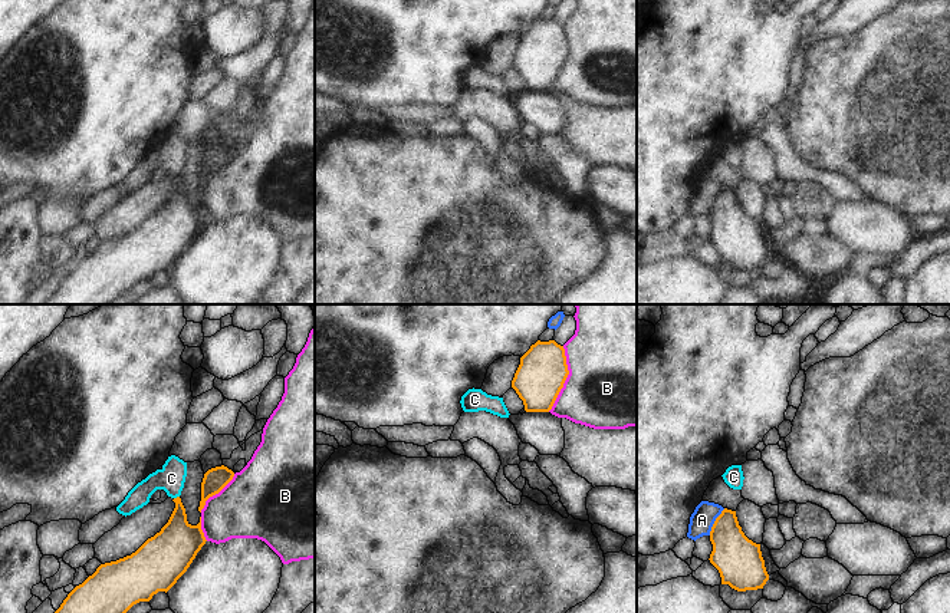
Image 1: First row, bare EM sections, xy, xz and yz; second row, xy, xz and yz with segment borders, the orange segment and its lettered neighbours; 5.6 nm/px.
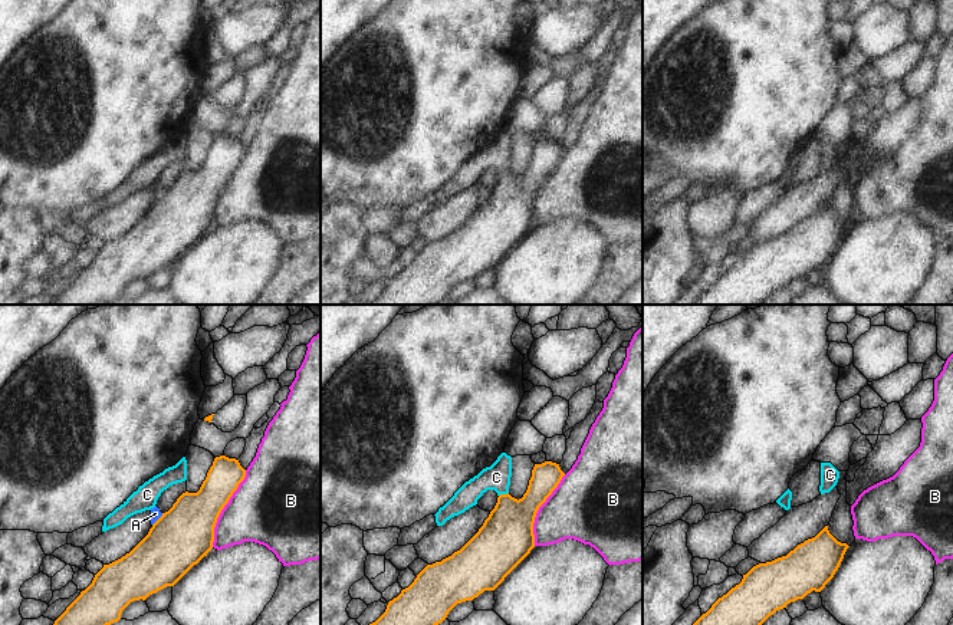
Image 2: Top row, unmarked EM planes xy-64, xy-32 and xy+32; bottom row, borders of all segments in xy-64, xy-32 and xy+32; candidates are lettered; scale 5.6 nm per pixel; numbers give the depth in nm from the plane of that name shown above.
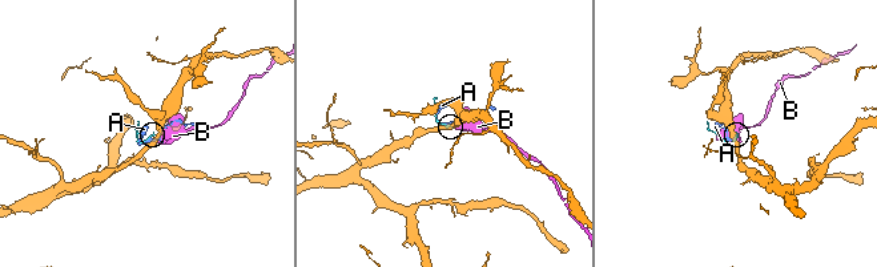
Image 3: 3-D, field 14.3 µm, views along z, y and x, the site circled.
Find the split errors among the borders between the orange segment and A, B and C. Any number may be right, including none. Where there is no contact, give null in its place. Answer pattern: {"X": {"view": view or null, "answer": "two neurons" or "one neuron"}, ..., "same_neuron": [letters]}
{"A": {"view": "yz", "answer": "two neurons"}, "B": {"view": "xz", "answer": "two neurons"}, "C": {"view": "xy", "answer": "one neuron"}, "same_neuron": ["C"]}

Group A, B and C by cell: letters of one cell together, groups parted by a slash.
A / B / C

